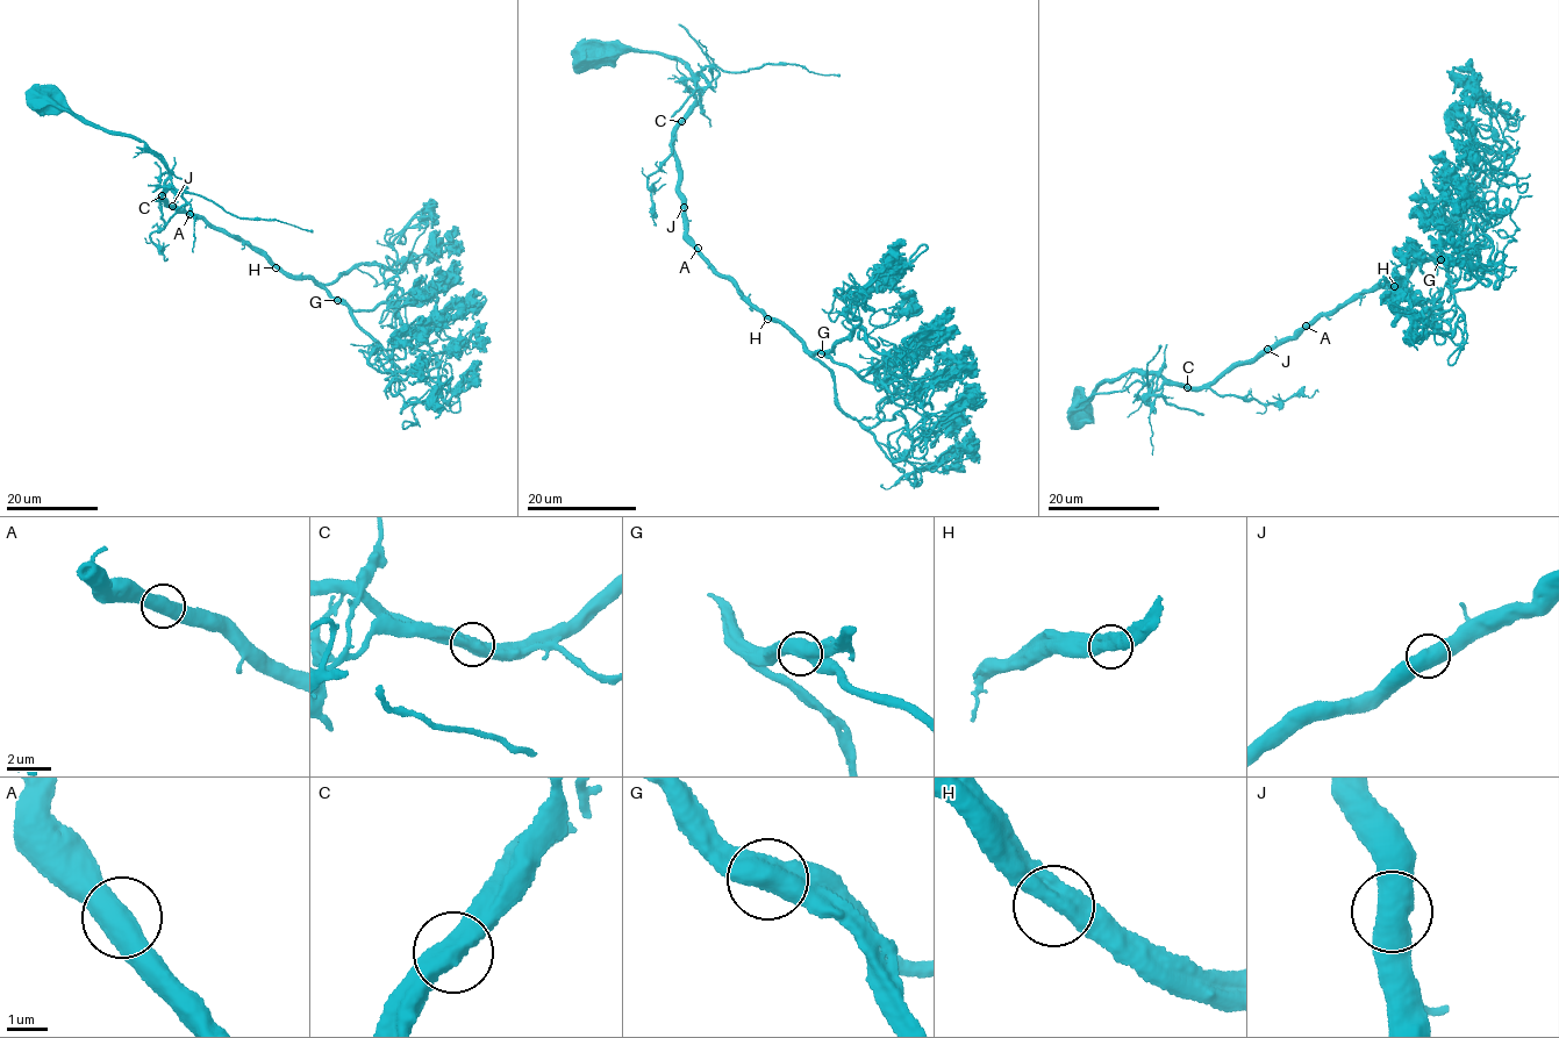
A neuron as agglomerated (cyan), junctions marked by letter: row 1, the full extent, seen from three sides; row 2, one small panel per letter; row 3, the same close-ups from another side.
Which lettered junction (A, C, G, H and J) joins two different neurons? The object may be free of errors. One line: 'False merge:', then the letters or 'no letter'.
False merge: C

